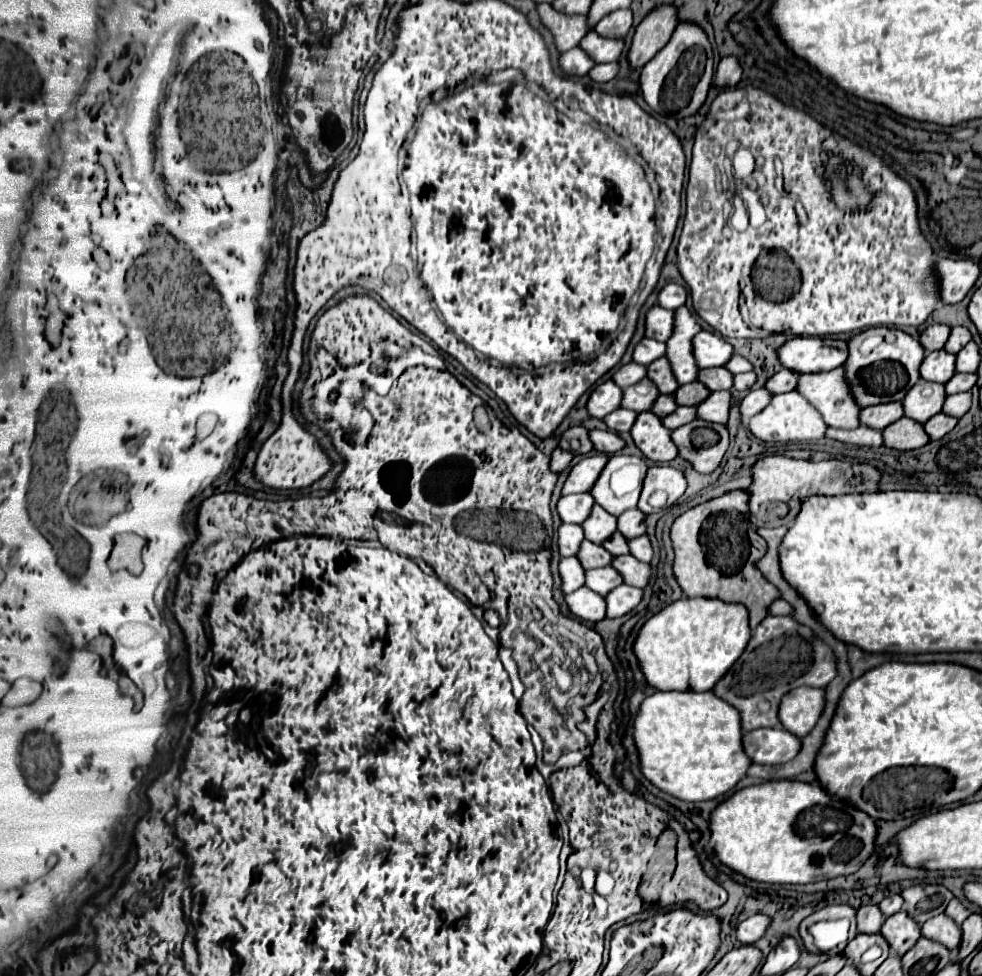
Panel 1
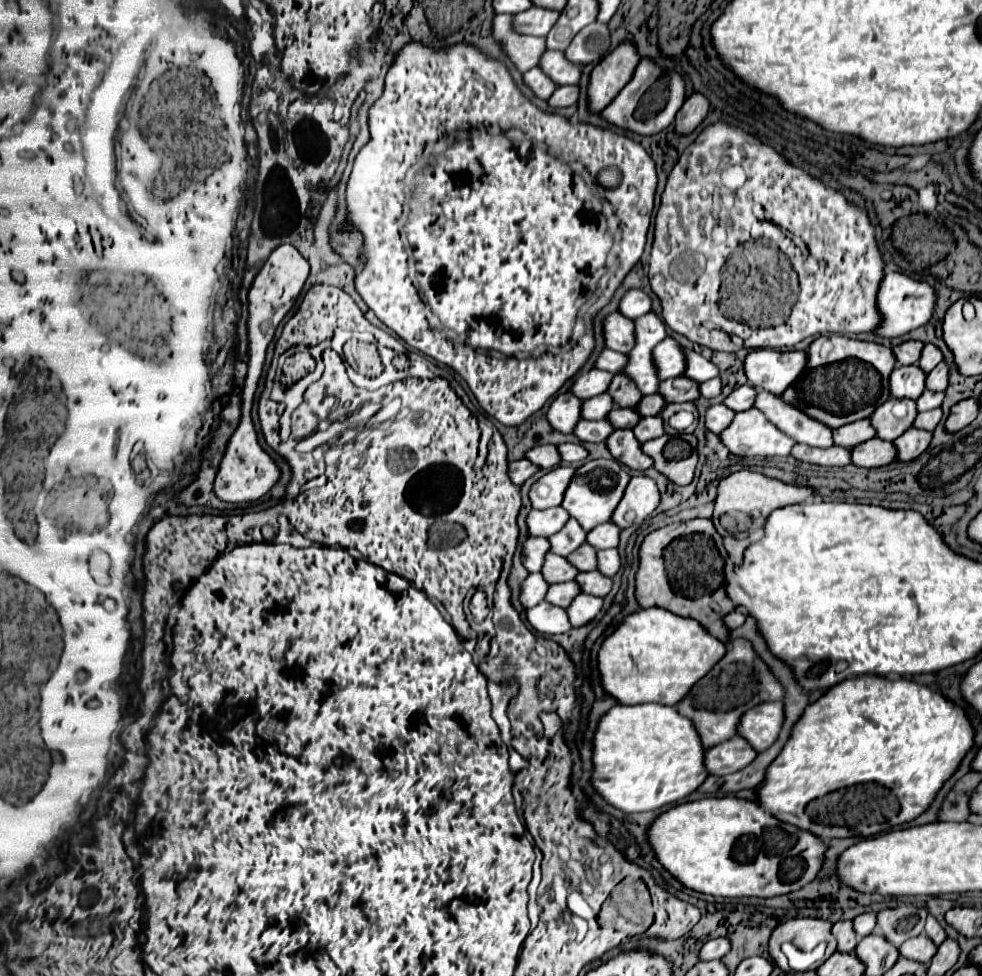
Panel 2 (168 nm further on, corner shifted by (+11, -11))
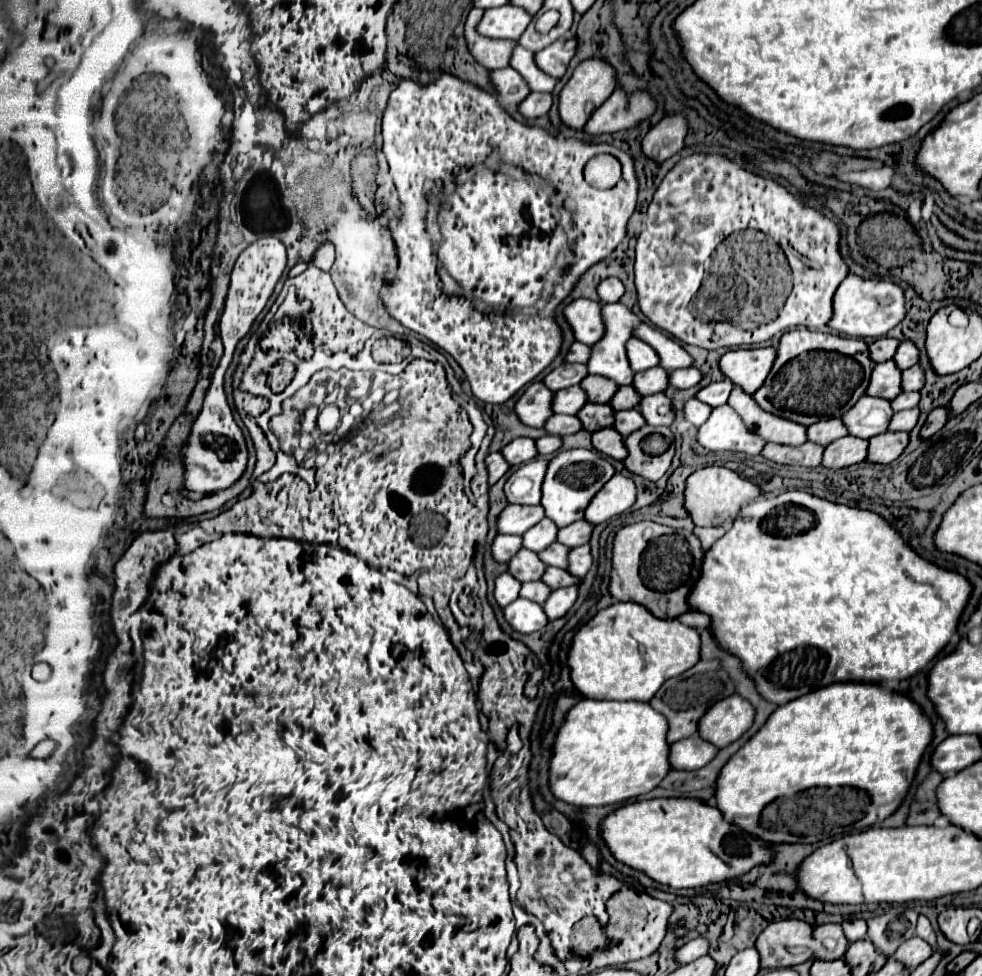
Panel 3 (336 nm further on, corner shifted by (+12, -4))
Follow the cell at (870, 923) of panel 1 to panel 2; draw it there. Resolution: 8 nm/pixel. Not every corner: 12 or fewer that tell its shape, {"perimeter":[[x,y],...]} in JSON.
{"perimeter":[[850,920],[836,922],[832,934],[838,952],[854,952],[856,936]]}

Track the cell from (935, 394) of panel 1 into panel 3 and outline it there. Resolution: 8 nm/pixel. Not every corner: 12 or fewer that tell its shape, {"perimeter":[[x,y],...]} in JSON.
{"perimeter":[[861,397],[843,415],[849,435],[871,439],[889,429],[889,401]]}

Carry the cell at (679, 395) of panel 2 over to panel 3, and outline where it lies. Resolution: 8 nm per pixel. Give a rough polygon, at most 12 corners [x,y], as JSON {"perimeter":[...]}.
{"perimeter":[[655,367],[637,373],[633,387],[655,395],[669,387],[669,371]]}

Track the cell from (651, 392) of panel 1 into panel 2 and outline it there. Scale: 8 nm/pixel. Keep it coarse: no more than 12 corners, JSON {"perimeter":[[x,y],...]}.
{"perimeter":[[606,394],[582,402],[582,420],[604,420],[614,408]]}

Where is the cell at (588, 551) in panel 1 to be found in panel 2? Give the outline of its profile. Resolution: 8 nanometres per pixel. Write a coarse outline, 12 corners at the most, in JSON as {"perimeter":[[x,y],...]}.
{"perimeter":[[544,556],[540,572],[550,584],[574,580],[578,570],[562,556]]}

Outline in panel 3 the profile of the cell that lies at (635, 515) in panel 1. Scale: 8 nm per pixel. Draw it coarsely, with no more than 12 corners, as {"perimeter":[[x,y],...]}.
{"perimeter":[[581,519],[559,531],[559,543],[589,543],[593,523]]}

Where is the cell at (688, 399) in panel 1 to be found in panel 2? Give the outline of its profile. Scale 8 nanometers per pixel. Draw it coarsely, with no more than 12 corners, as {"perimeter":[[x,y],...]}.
{"perimeter":[[644,396],[634,410],[640,416],[658,416],[662,396]]}

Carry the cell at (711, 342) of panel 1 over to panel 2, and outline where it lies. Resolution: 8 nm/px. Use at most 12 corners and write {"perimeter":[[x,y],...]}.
{"perimeter":[[672,338],[654,346],[652,360],[662,380],[684,368],[682,346]]}

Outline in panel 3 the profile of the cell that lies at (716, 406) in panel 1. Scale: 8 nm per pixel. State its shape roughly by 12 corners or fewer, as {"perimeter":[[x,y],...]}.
{"perimeter":[[665,393],[643,397],[639,411],[653,427],[665,425],[657,409],[671,399]]}

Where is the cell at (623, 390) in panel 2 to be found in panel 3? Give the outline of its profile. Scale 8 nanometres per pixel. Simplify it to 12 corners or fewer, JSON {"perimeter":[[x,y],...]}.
{"perimeter":[[587,375],[581,387],[593,403],[609,403],[619,389],[607,377]]}

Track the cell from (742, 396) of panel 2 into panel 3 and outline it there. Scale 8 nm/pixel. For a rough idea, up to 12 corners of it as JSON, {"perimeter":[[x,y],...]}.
{"perimeter":[[729,379],[711,383],[697,393],[697,399],[717,407],[725,405],[733,383]]}

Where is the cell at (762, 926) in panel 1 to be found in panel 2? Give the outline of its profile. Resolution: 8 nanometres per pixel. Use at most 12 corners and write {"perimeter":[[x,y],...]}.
{"perimeter":[[728,938],[708,940],[700,948],[700,960],[720,960],[730,950]]}

